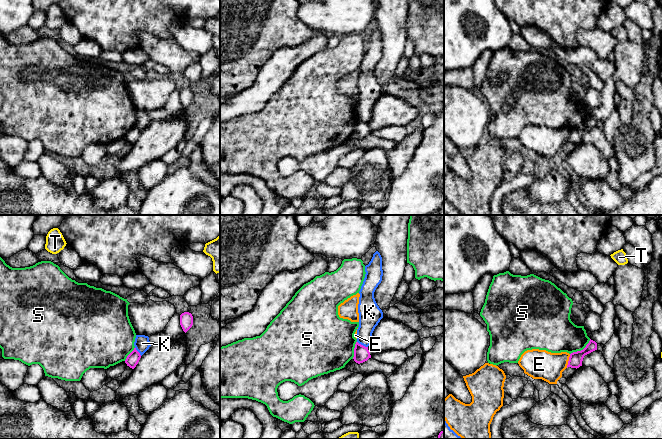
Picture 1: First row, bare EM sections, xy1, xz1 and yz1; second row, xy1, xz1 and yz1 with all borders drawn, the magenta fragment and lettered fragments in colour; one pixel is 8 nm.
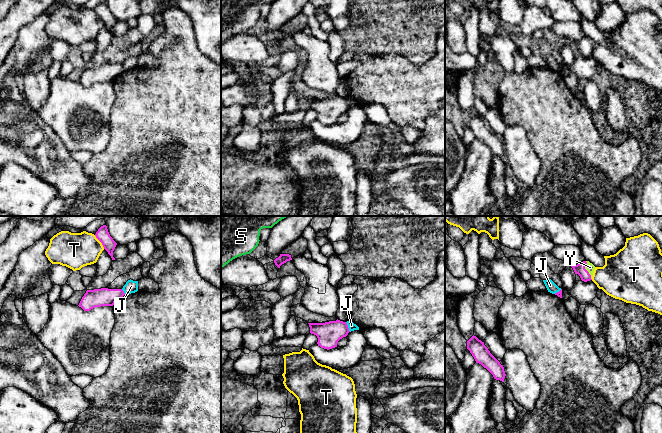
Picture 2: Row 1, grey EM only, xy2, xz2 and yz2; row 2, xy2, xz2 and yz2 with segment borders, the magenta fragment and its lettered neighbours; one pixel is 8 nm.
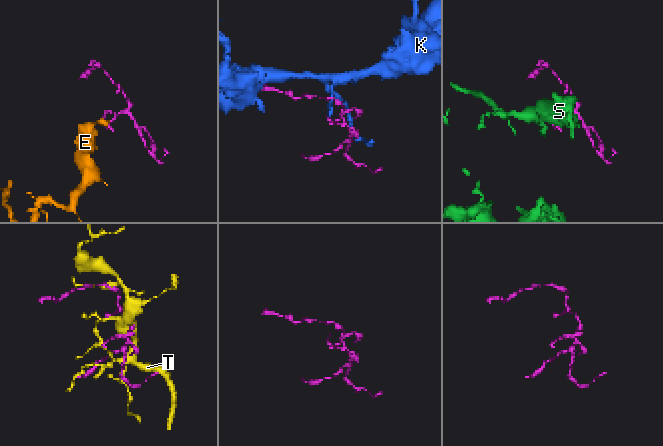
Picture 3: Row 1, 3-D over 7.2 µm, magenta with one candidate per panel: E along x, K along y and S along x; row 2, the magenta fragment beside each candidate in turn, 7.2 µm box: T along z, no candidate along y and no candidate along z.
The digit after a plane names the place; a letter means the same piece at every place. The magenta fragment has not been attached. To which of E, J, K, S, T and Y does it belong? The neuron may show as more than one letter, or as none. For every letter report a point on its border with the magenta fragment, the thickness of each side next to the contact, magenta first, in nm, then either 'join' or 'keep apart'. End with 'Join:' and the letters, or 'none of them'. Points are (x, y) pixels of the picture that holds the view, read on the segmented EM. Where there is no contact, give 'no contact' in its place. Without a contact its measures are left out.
E: contact yz1 (568, 361); calibres 110 and 240 nm; keep apart
J: contact xz2 (347, 327); calibres 190 and 60 nm; keep apart
K: contact xz1 (362, 345); calibres 130 and 180 nm; keep apart
S: contact yz1 (581, 350); calibres 110 and 320 nm; keep apart
T: contact xy2 (100, 241); calibres 100 and 280 nm; keep apart
Y: contact yz2 (586, 270); calibres 90 and 70 nm; join
Join: Y

